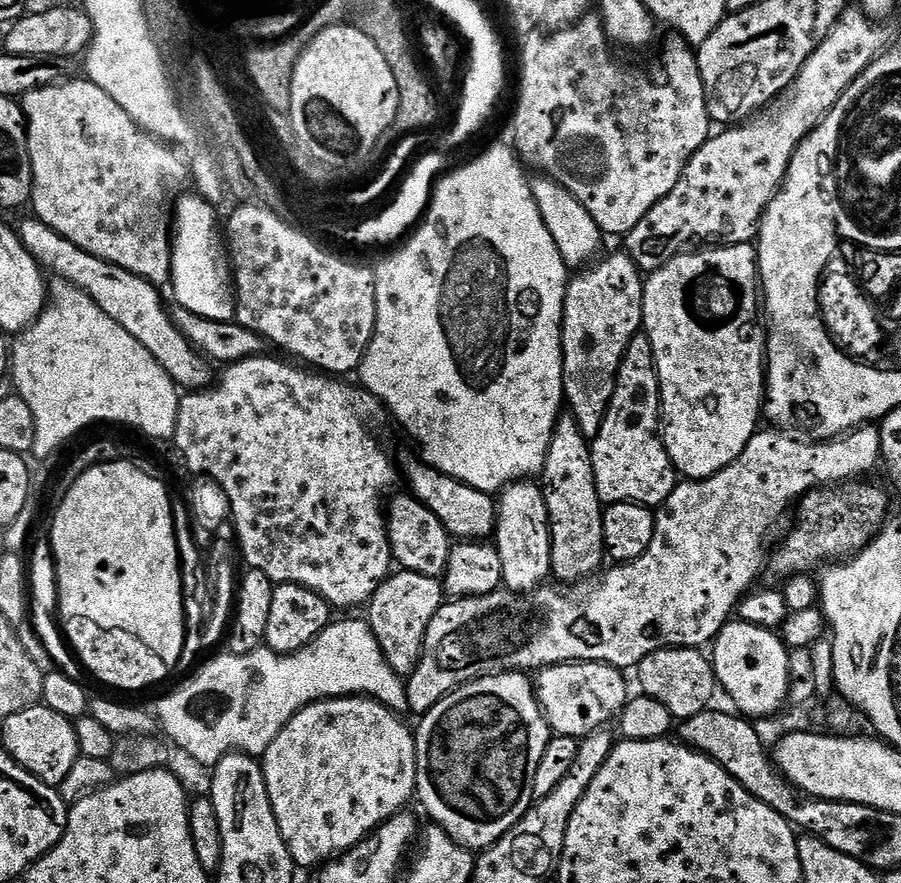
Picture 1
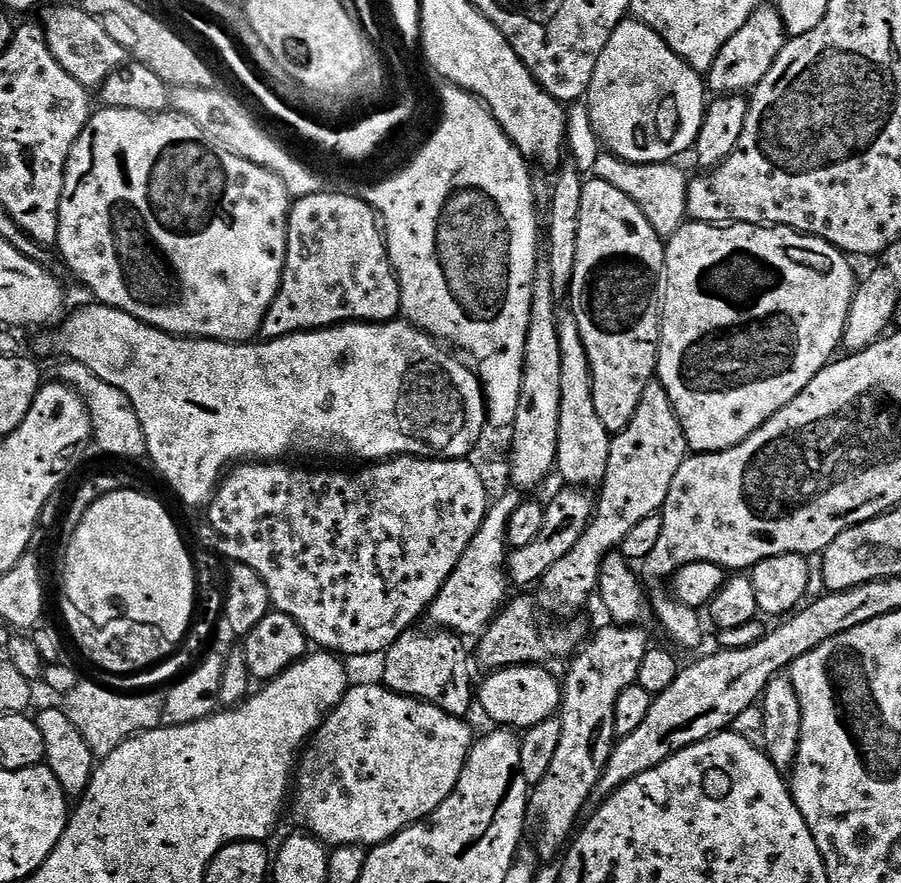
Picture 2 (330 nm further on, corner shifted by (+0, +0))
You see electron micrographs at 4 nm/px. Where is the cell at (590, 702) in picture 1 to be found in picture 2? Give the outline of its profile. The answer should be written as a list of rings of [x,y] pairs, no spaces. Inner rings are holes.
[[[521,664],[515,668],[498,668],[487,673],[488,676],[484,682],[479,683],[476,700],[480,704],[486,715],[493,720],[493,725],[503,726],[508,730],[527,730],[538,726],[538,722],[543,720],[553,719],[559,713],[562,703],[562,684],[559,679],[555,680],[550,673],[547,672],[547,667],[533,666],[531,664]]]

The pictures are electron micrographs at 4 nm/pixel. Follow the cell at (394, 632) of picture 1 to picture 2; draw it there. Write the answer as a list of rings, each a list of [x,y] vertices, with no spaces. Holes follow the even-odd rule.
[[[443,630],[416,631],[403,632],[383,653],[383,683],[401,696],[433,704],[452,716],[467,717],[467,712],[474,708],[474,682],[472,686],[461,637]]]

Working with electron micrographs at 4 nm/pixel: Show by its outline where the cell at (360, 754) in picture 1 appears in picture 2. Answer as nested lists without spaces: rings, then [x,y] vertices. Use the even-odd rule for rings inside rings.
[[[353,683],[338,702],[338,706],[325,716],[320,728],[313,734],[312,739],[308,741],[299,757],[298,767],[294,772],[294,791],[290,796],[290,812],[292,808],[297,822],[304,827],[301,829],[307,835],[315,836],[325,846],[341,848],[351,844],[375,846],[386,843],[404,828],[410,828],[414,824],[420,823],[421,820],[428,819],[434,810],[438,810],[438,806],[442,806],[442,802],[446,802],[446,798],[454,790],[454,786],[466,766],[468,752],[474,743],[474,735],[472,736],[471,730],[464,723],[465,721],[459,716],[452,716],[450,713],[442,711],[438,706],[426,704],[422,700],[413,700],[411,696],[401,696],[399,692],[392,691],[383,683]]]

